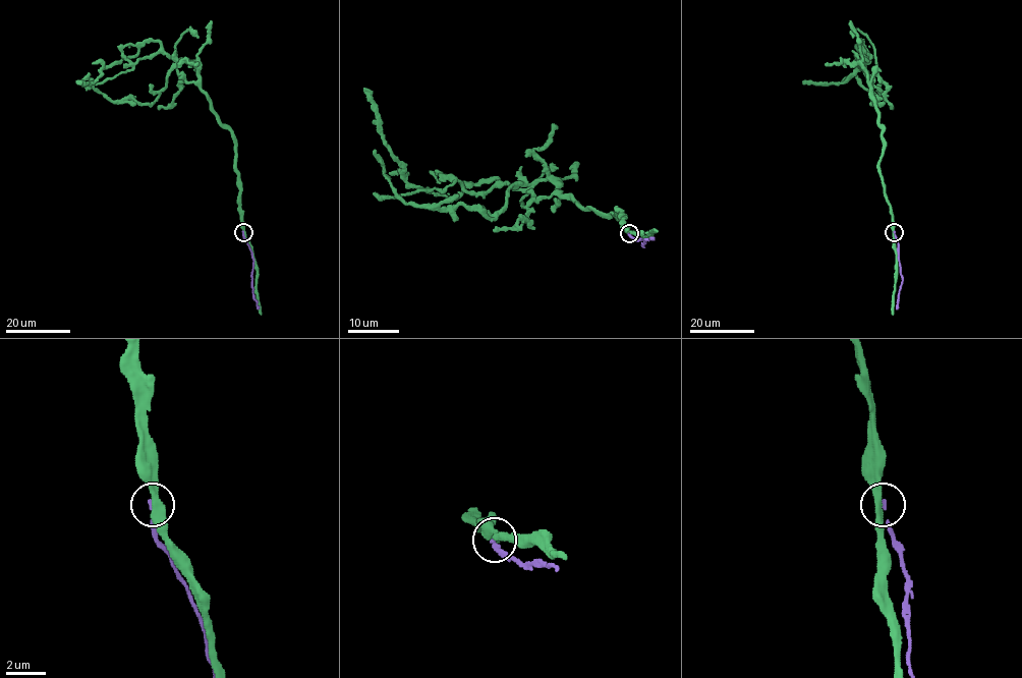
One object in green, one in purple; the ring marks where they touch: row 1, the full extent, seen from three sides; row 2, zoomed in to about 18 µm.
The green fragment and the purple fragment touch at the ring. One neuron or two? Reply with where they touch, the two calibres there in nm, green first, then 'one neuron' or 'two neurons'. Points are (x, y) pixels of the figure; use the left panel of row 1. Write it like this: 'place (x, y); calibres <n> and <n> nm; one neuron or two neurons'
place (243, 232); calibres 380 and 150 nm; two neurons

